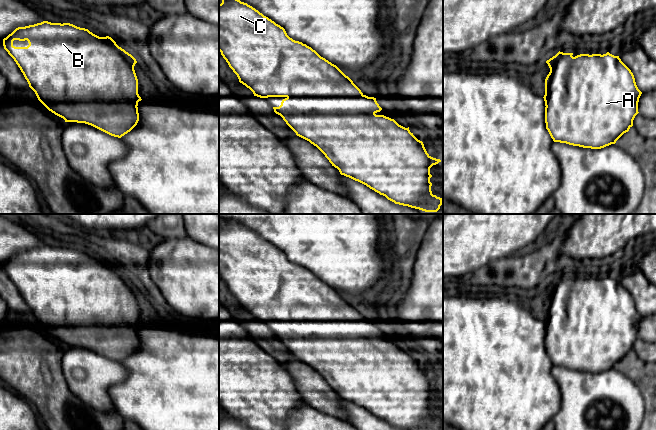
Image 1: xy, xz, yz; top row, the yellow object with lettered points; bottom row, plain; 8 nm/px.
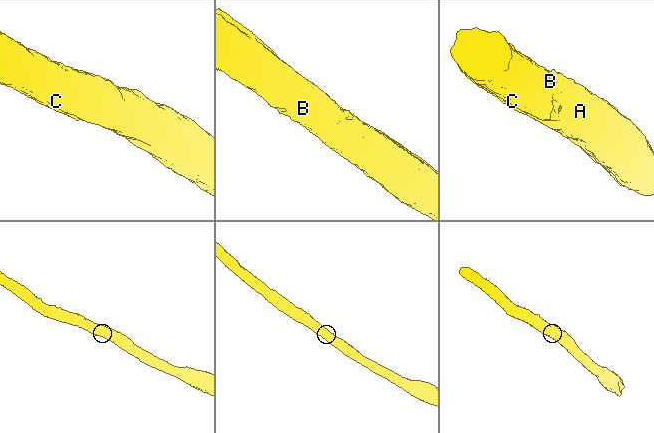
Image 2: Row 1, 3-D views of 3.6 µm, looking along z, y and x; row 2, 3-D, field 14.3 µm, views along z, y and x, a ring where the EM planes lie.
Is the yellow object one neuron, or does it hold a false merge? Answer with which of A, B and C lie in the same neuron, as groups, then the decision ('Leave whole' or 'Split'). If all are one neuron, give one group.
Groups: A B C. Leave whole

